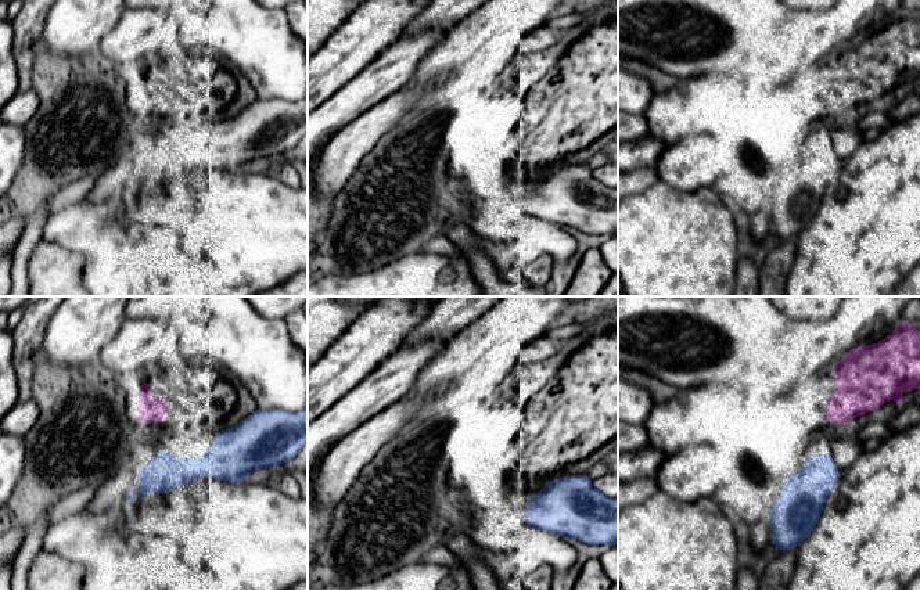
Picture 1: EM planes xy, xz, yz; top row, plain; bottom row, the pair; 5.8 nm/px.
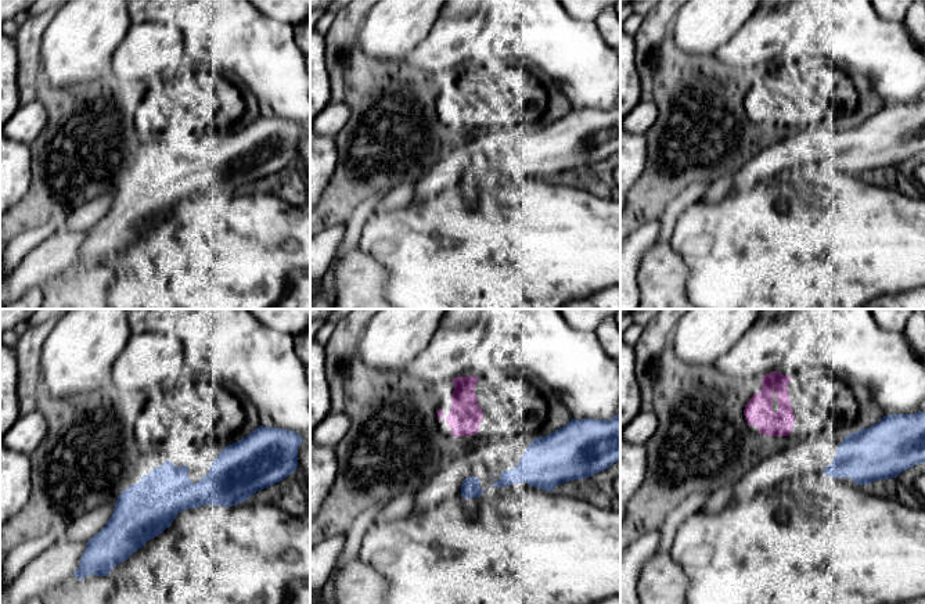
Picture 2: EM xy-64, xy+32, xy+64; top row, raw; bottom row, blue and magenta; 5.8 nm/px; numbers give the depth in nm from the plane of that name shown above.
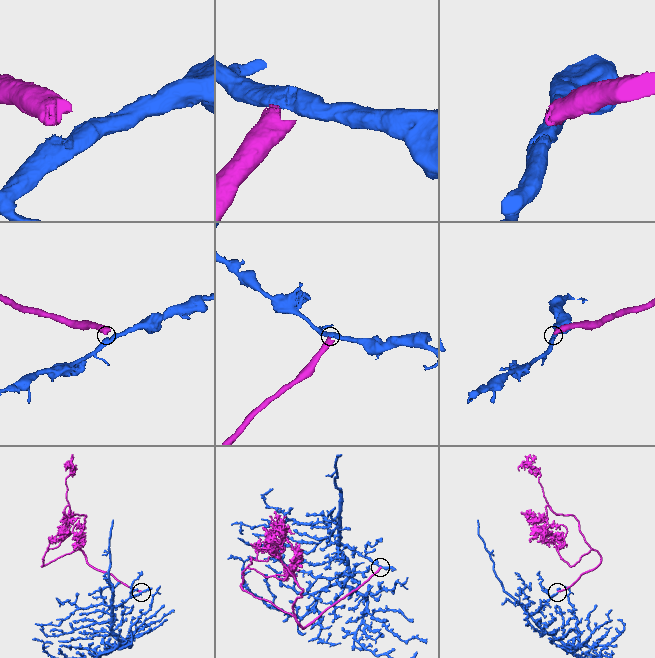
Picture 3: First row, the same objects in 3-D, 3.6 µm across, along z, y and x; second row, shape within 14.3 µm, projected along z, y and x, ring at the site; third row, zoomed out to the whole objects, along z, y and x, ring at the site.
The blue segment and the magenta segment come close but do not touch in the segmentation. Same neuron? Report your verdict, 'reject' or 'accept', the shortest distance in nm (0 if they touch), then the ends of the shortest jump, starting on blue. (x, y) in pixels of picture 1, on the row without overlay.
reject | 170 nm | xy (158, 141), (150, 112)

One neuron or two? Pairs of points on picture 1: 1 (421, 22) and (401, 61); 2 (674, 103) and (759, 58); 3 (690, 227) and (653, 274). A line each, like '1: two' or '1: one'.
1: two
2: two
3: one

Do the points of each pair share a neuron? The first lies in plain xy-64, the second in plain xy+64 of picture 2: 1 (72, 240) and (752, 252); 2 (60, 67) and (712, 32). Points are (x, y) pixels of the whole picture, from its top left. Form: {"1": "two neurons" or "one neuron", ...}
{"1": "one neuron", "2": "one neuron"}

